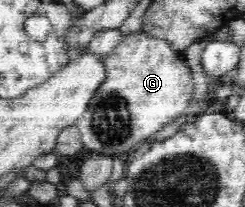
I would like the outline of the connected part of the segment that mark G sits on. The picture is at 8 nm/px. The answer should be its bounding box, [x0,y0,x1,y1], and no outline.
[75,31,194,155]

